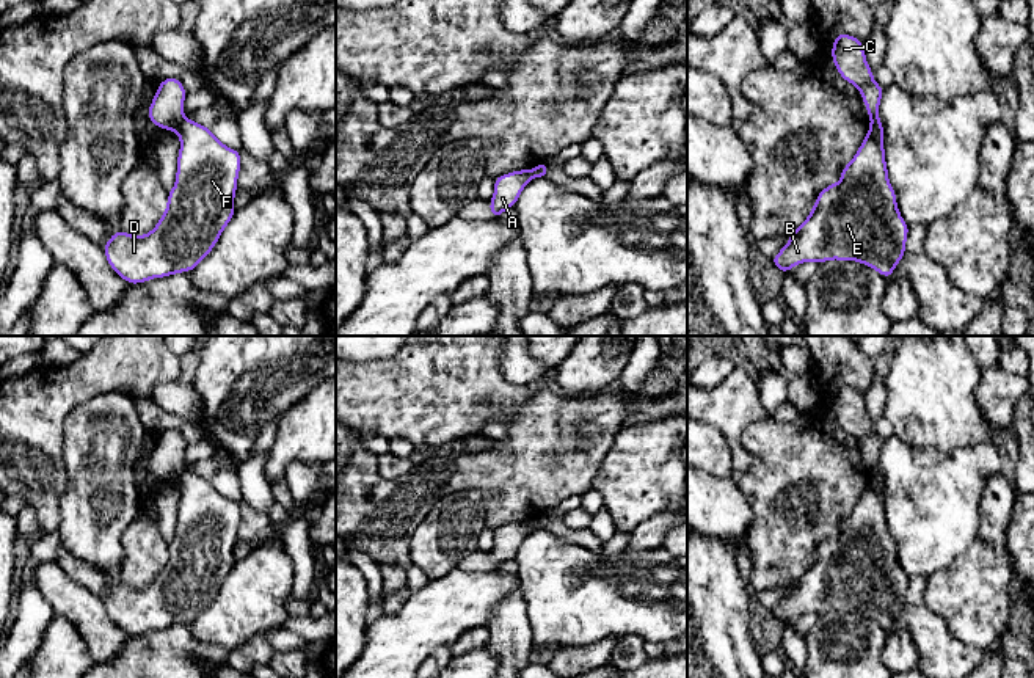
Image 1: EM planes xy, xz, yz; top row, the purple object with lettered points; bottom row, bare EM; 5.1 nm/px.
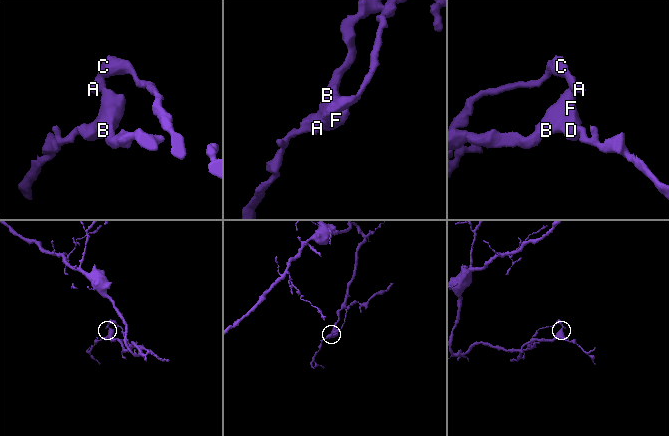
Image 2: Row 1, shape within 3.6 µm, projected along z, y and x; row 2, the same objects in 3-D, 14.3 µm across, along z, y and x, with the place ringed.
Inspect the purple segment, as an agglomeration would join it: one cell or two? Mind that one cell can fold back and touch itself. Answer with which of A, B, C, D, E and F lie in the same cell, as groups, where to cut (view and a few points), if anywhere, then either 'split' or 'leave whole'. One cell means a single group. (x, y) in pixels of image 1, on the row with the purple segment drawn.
A C / B D E F | xy (184, 120), (174, 131) | split

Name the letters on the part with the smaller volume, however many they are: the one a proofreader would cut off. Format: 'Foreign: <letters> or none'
Foreign: A, C

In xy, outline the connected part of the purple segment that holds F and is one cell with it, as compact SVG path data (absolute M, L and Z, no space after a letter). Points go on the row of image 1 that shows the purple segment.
M184 119L176 133L180 138L176 184L168 191L163 217L144 235L116 231L102 248L110 267L129 284L193 272L213 250L235 213L234 196L242 165L240 152L224 146L210 127L195 119Z

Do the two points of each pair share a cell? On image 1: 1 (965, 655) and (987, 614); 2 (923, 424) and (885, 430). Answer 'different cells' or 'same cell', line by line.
1: different cells
2: different cells

